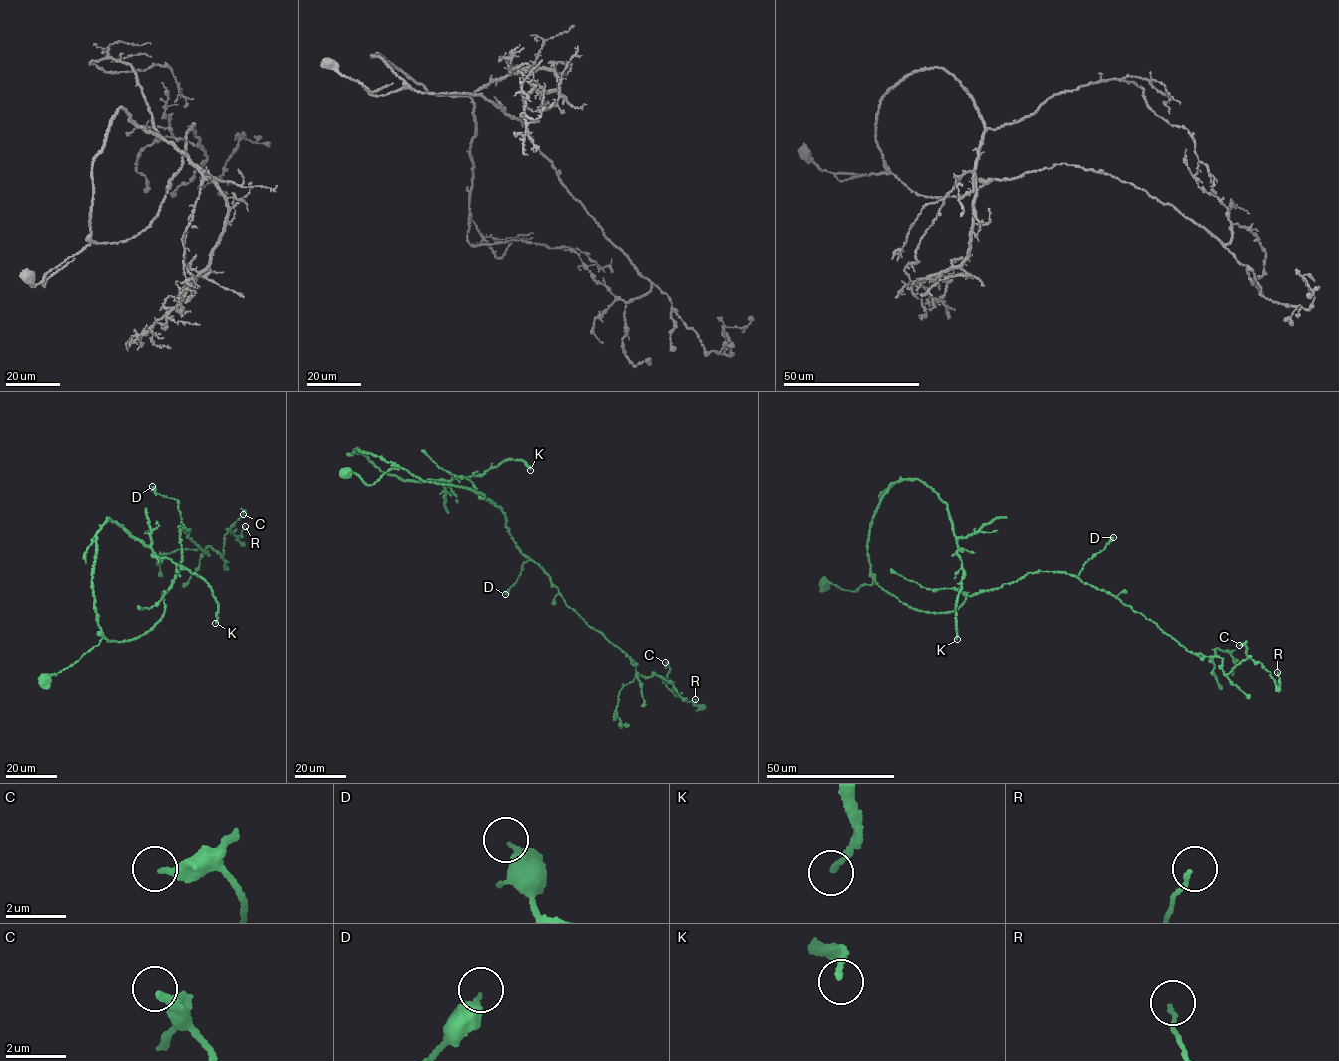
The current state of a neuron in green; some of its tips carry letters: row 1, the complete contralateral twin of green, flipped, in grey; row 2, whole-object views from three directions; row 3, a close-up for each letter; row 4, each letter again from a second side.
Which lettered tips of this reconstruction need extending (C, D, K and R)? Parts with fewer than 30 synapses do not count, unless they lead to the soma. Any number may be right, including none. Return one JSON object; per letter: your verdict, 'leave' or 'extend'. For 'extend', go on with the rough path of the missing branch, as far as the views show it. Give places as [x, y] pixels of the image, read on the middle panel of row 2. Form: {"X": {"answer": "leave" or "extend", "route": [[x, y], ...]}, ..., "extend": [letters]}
{"C": {"answer": "leave"}, "D": {"answer": "leave"}, "K": {"answer": "extend", "route": [[530, 470], [538, 477], [524, 473], [526, 478], [520, 480], [516, 467], [516, 449], [520, 442]]}, "R": {"answer": "leave"}, "extend": ["K"]}

